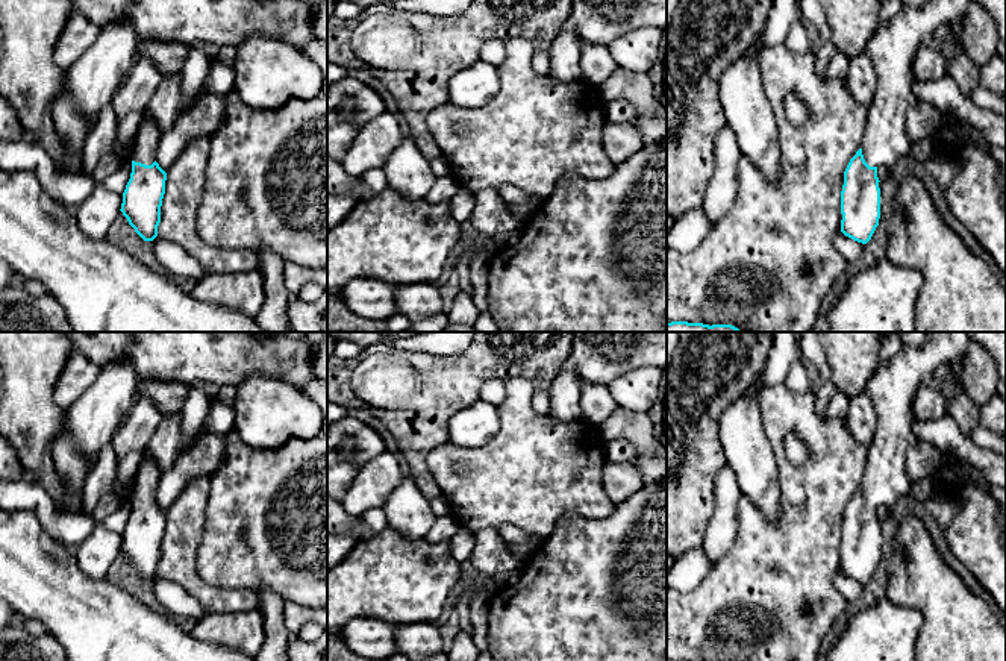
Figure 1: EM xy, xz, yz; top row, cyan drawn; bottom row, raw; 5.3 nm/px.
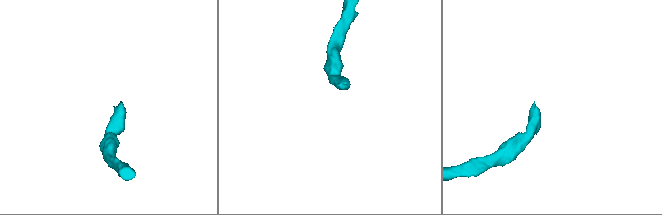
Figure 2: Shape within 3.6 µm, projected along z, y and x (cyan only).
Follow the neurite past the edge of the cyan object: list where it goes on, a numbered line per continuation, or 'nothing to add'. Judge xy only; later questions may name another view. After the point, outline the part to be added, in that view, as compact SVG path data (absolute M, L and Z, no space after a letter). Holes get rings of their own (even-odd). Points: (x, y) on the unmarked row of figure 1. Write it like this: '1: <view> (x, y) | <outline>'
1: xy (147, 476) | M145 447L141 455L141 464L136 470L133 488L130 493L132 500L152 505L156 500L158 482L162 471L155 464L152 453Z

